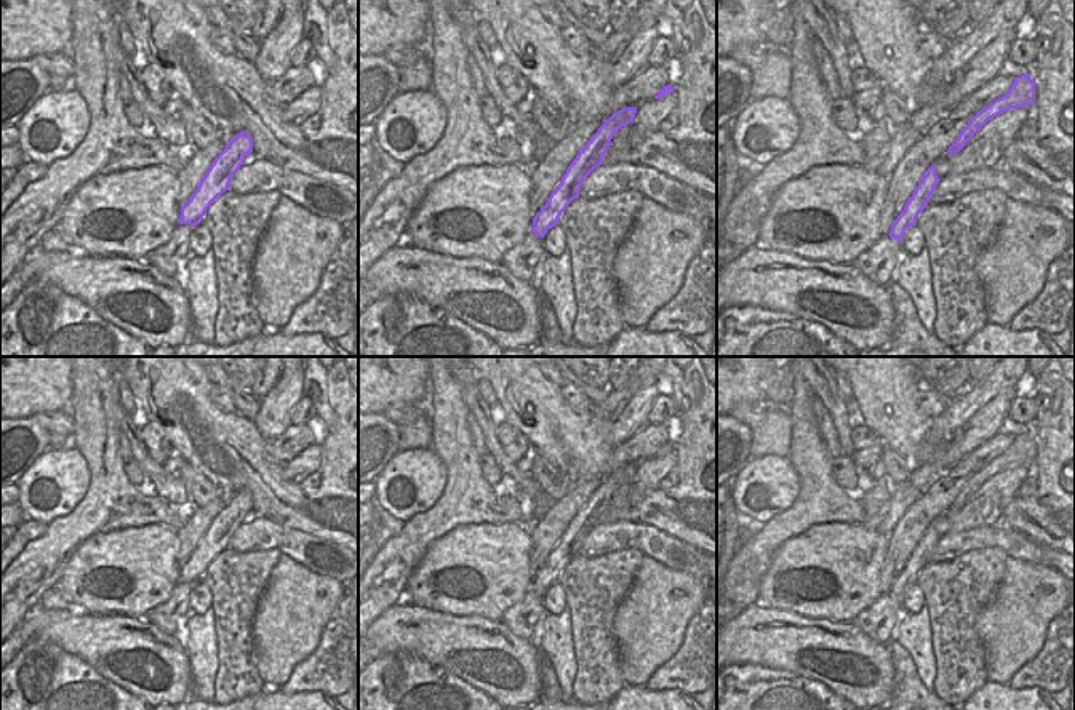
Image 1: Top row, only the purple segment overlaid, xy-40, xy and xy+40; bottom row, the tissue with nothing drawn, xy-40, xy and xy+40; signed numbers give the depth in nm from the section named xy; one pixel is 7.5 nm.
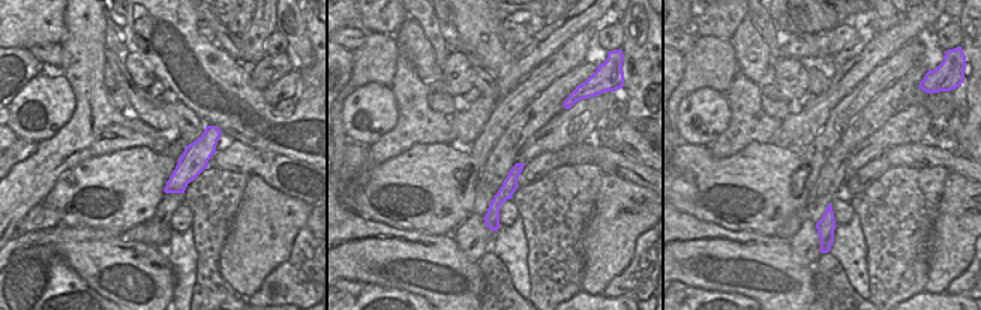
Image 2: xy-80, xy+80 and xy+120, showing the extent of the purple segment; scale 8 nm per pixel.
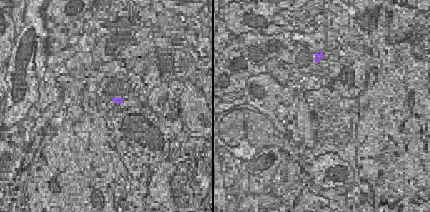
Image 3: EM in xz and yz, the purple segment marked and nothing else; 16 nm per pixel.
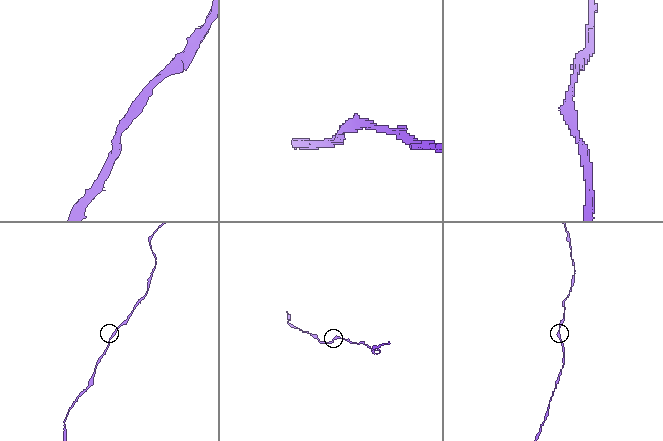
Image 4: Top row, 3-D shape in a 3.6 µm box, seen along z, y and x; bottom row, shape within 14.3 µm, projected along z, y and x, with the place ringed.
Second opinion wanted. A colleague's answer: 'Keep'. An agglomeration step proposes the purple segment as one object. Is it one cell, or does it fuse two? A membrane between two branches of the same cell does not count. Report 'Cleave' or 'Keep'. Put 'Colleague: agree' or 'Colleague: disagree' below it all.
Keep
Colleague: agree

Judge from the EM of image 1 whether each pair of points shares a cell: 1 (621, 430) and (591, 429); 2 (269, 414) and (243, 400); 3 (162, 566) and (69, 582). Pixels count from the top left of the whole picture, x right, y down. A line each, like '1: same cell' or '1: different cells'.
1: different cells
2: different cells
3: same cell

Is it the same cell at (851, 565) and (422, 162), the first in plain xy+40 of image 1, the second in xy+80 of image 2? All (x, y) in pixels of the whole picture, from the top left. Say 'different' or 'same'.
same

